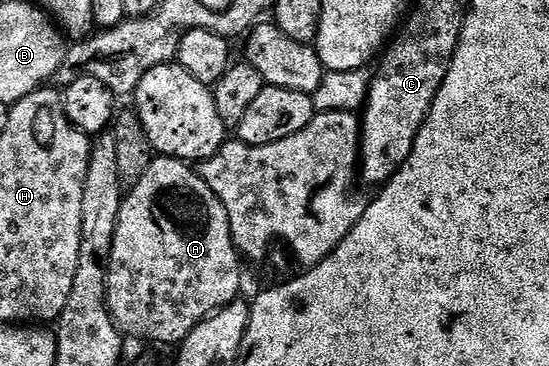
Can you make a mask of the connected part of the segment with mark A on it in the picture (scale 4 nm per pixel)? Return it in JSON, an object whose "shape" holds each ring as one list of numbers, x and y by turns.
{"shape":[[155,157,154,161,148,164,148,172,140,176,135,186,129,187,128,193,122,199,122,207,116,220,116,230,112,240,112,252,106,267,106,308,110,311,114,325,122,331,123,335,130,337,131,334,142,342,163,342,166,346,172,345,171,347,181,344,188,336,188,332,192,332,192,328,196,328,196,324,203,322,209,314,215,314,220,308,235,301,242,290,242,266,238,263,240,255,234,244,234,237,230,234,228,212,216,196,216,192,208,188,208,184,197,174,197,171,191,167,189,170,186,166,189,165,181,158]]}

